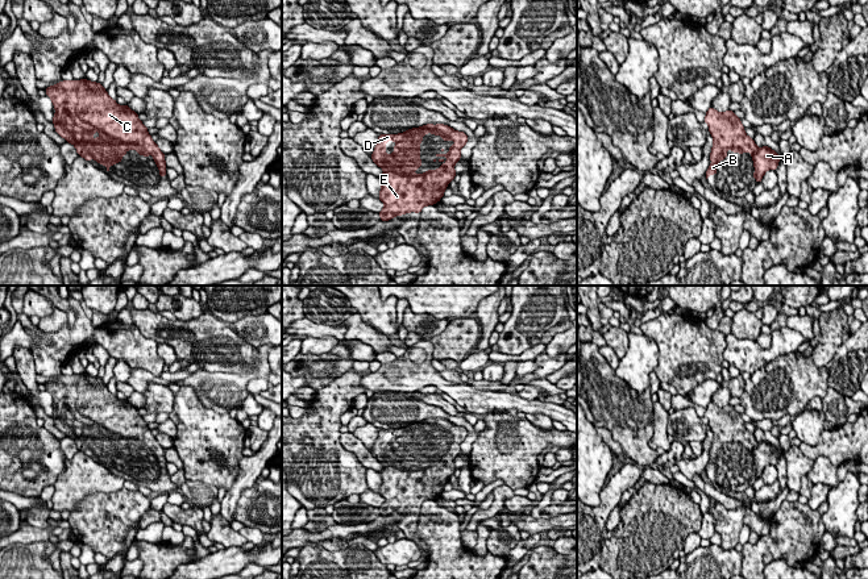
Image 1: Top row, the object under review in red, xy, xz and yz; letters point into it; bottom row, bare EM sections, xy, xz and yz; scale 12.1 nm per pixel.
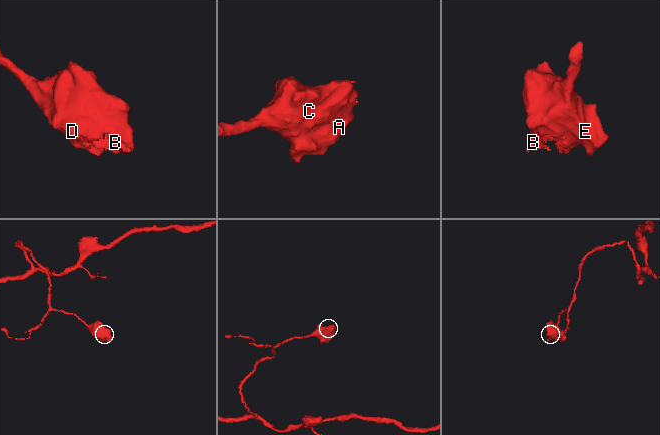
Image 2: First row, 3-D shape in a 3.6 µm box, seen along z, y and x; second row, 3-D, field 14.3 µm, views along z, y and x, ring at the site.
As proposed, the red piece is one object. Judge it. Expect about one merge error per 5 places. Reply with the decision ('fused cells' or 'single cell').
single cell

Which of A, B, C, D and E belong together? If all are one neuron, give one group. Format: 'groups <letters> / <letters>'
groups A B C D E

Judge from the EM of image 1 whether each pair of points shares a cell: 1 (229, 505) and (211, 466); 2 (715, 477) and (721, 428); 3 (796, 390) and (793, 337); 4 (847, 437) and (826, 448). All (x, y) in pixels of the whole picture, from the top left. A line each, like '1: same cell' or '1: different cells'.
1: different cells
2: same cell
3: different cells
4: same cell

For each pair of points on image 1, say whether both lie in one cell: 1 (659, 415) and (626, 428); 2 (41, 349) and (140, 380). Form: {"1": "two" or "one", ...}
{"1": "two", "2": "two"}

